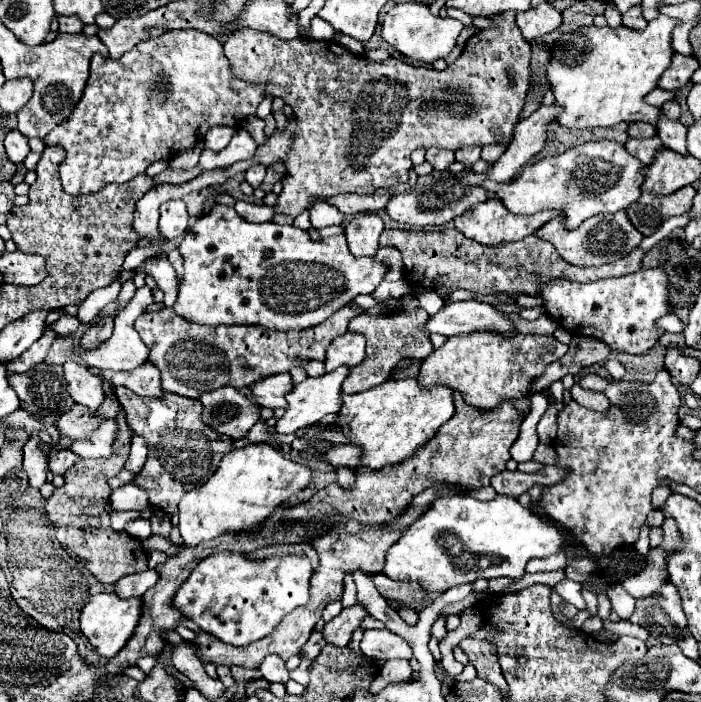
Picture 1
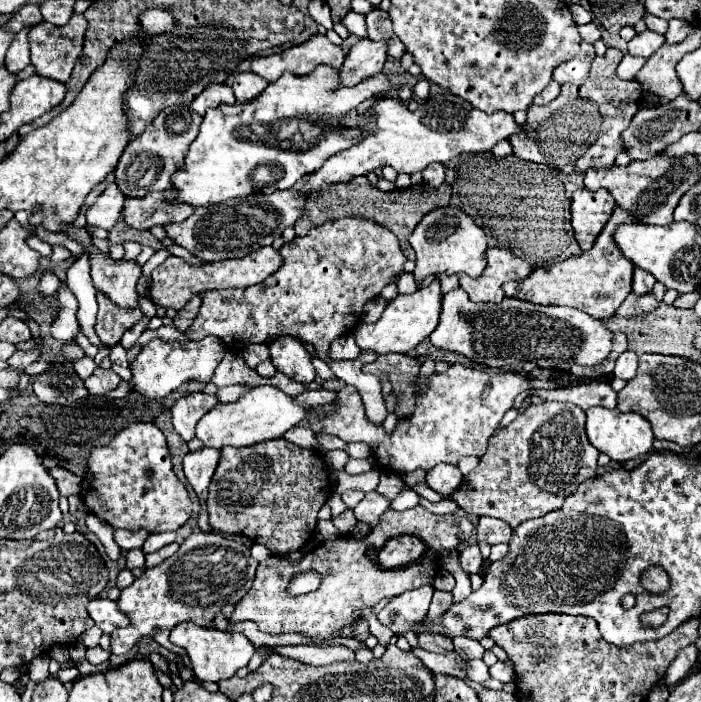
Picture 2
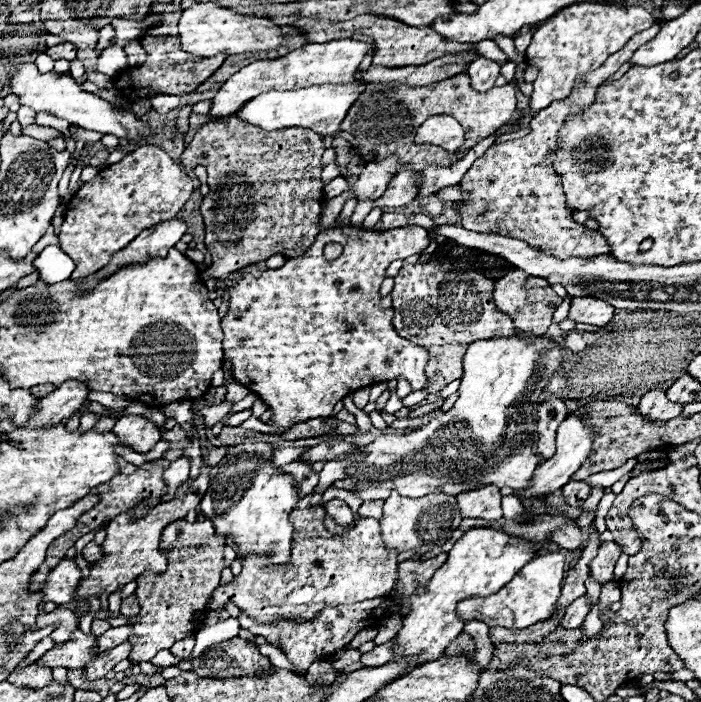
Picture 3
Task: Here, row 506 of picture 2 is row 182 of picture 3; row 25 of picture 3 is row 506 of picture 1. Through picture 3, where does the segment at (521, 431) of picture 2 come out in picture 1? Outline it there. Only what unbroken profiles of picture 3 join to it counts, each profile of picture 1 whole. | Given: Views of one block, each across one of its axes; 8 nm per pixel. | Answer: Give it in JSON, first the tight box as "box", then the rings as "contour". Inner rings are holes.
{"box":[652,486,672,508],"contour":[[[658,486],[654,492],[652,492],[652,506],[654,508],[662,508],[664,506],[664,502],[668,500],[668,496],[670,496],[672,492],[670,492],[670,488],[664,488],[664,486]]]}

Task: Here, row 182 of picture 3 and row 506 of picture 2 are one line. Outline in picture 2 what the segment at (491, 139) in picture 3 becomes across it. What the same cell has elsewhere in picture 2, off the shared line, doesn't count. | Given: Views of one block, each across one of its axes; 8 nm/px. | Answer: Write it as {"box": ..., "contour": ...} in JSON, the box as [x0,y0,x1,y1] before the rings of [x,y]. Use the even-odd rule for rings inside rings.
{"box":[419,498,460,514],"contour":[[[420,498],[419,504],[424,508],[428,508],[430,512],[434,512],[434,514],[450,514],[450,512],[458,512],[460,510],[460,506],[450,498],[444,498],[442,502],[437,503],[431,503],[425,498]]]}

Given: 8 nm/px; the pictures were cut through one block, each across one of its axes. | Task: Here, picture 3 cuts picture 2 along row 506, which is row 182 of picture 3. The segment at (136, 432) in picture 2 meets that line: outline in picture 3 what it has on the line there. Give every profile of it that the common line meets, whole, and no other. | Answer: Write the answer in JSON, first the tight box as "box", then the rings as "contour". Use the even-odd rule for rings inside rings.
{"box":[60,146,192,278],"contour":[[[140,146],[122,162],[100,170],[94,180],[86,182],[74,194],[62,222],[60,246],[76,264],[72,278],[94,274],[110,262],[114,252],[128,246],[142,230],[174,218],[192,190],[192,180],[156,146]]]}

